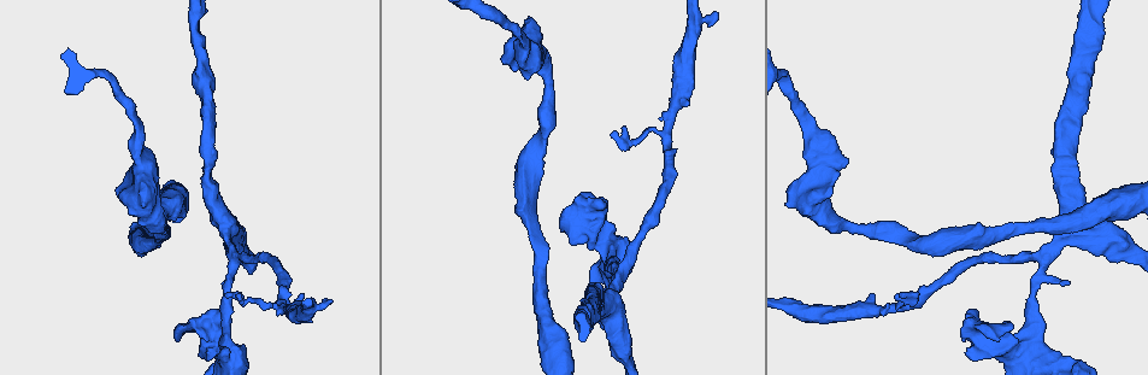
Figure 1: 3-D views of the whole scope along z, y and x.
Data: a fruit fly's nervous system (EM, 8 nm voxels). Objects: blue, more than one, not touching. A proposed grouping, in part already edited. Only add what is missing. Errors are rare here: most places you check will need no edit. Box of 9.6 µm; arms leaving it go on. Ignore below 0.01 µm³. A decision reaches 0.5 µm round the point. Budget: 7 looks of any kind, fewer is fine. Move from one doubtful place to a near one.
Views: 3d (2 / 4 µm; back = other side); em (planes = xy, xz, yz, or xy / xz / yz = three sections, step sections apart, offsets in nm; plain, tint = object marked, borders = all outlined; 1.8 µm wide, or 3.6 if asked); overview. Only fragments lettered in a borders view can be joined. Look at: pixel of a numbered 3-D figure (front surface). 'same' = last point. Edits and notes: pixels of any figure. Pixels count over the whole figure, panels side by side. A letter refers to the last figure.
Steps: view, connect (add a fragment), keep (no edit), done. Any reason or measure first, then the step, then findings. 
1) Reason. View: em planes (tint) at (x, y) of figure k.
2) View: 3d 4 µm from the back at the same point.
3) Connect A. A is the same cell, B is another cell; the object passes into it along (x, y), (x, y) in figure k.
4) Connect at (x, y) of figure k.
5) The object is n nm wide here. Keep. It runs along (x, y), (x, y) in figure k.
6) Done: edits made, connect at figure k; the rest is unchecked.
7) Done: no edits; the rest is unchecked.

Branch stops here. View: 3d 4 µm at (848, 159) of figure 1.

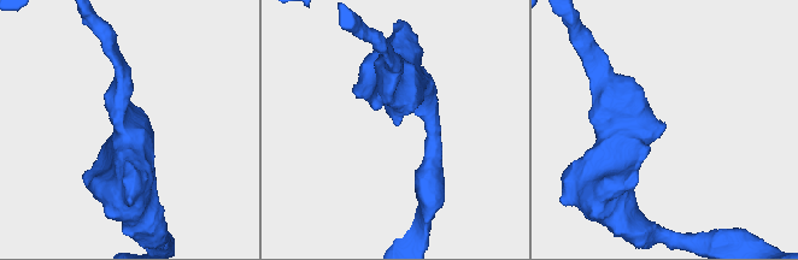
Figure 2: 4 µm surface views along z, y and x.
Now the EM. View: em planes (plain) at (662, 127) of figure 2.

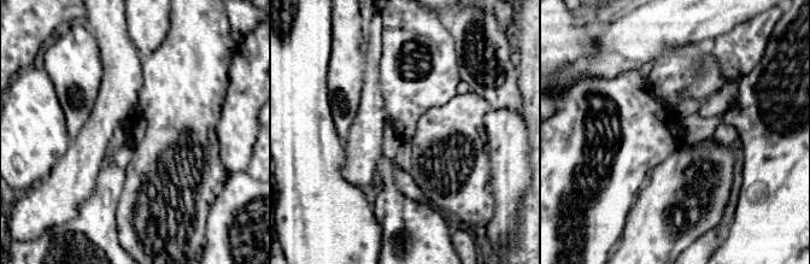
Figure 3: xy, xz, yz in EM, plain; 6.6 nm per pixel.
View: em planes (borders) at the same point.

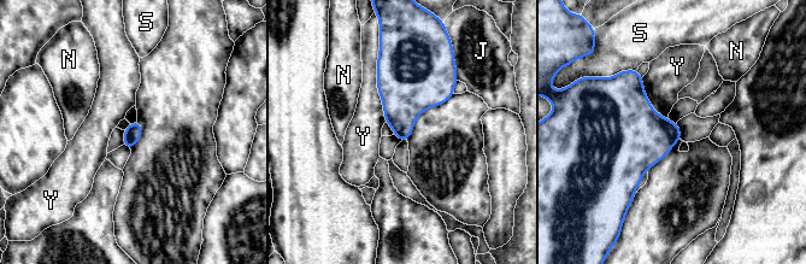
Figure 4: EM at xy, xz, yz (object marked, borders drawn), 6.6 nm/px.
The longest contact is with Y, 480 nm. Keep. J, N, S and Y are other cells; a border runs along (378, 52), (377, 92), (386, 122) in figure 4; none of them fits.

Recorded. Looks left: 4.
Sharp bend. View: em 3.6 µm planes (borders) at (627, 144) of figure 1.

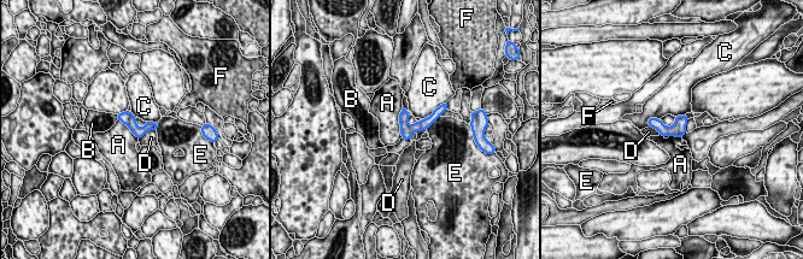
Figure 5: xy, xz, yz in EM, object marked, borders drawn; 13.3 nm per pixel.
Keep. A, B, C, D, E and F are other cells; a border runs along (403, 106), (399, 113), (400, 136) in figure 5; none of them fits.

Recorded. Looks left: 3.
View: em 3.6 µm xz step 16 (borders) at (982, 336) of figure 1.

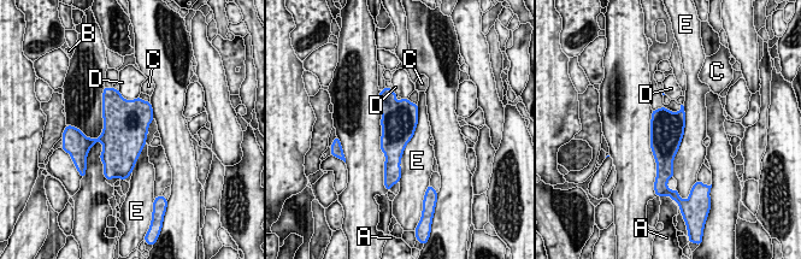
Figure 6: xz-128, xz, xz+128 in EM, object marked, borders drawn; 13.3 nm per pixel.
Cut it another way. View: em 3.6 µm xy step 4 (borders) at the same point.

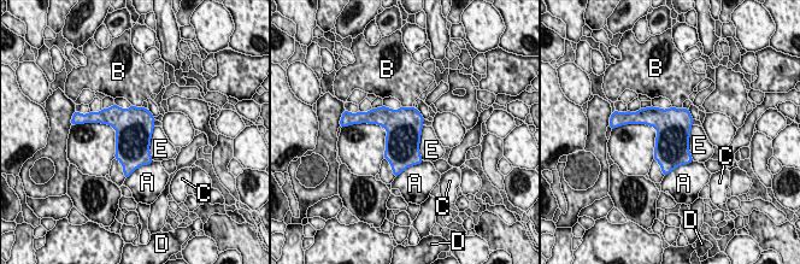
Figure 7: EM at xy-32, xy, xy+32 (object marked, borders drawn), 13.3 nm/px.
The longest contact is with E, 480 nm. Keep. A, B, C, D and E are other cells; a border runs along (692, 124), (689, 154), (693, 159) in figure 7; none of them fits.

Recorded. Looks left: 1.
Done: no edits; the rest is unchecked.

